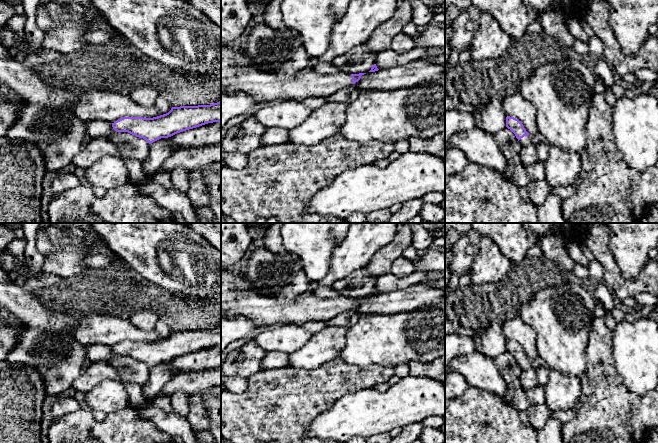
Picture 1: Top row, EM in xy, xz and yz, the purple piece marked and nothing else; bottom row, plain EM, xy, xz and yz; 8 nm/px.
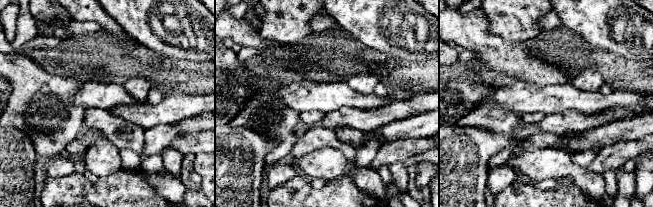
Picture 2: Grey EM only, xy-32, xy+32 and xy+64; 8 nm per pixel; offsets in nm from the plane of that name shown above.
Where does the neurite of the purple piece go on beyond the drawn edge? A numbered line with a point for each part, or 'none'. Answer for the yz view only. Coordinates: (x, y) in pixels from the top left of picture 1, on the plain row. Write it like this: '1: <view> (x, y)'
1: yz (526, 364)

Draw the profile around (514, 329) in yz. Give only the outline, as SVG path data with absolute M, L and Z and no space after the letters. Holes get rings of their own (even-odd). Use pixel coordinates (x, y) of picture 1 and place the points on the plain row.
M519 316L503 320L501 330L506 341L518 343L530 360L538 356L535 330L530 325L525 324Z

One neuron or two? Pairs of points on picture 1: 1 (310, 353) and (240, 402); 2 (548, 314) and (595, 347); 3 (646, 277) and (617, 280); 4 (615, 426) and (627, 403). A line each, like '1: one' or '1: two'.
1: two
2: two
3: one
4: one

